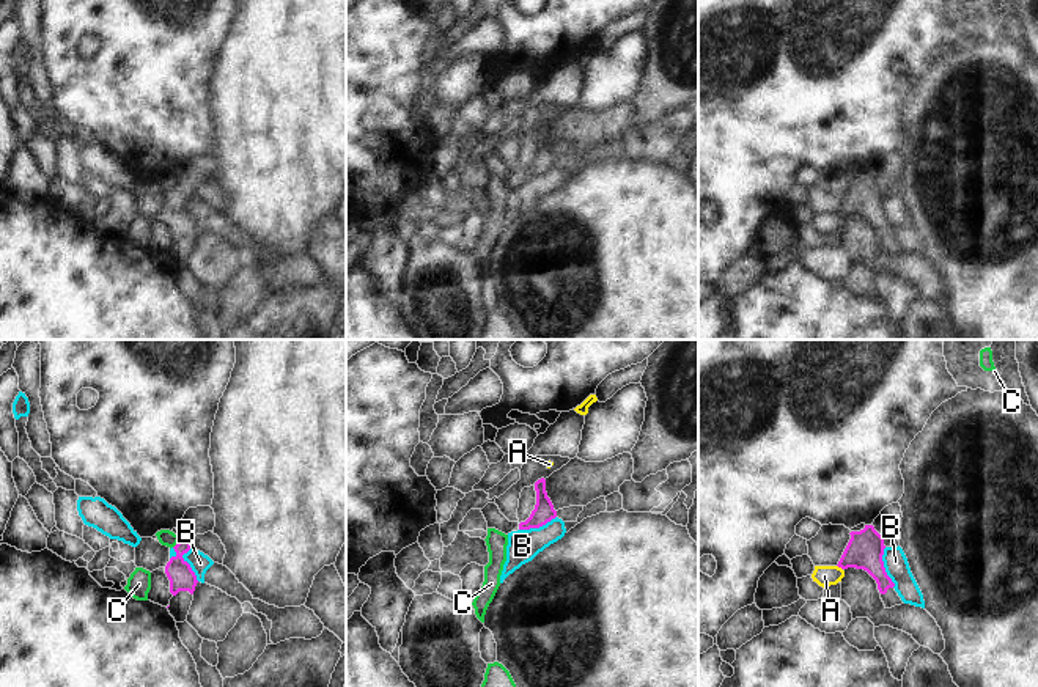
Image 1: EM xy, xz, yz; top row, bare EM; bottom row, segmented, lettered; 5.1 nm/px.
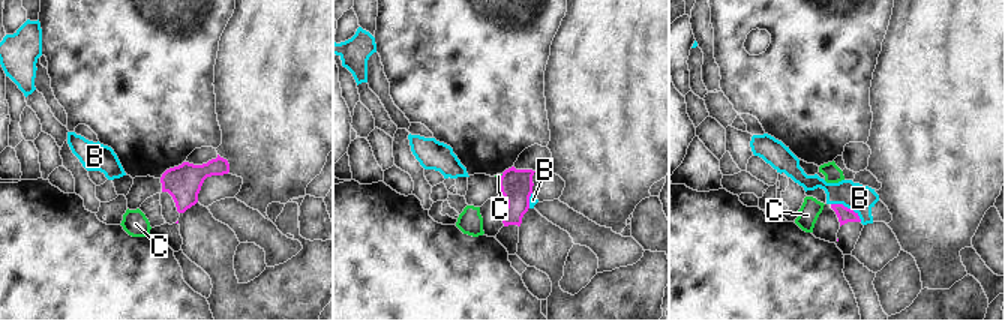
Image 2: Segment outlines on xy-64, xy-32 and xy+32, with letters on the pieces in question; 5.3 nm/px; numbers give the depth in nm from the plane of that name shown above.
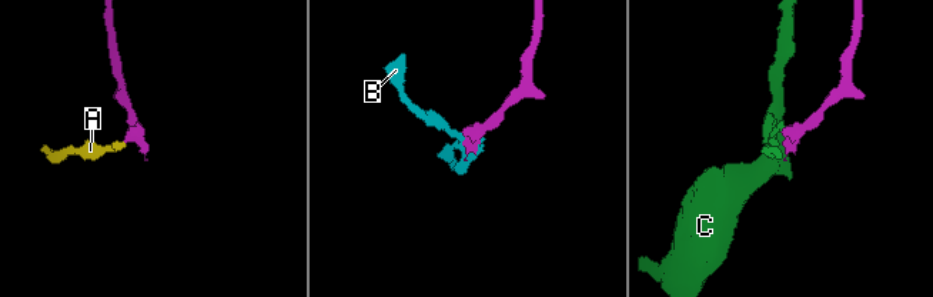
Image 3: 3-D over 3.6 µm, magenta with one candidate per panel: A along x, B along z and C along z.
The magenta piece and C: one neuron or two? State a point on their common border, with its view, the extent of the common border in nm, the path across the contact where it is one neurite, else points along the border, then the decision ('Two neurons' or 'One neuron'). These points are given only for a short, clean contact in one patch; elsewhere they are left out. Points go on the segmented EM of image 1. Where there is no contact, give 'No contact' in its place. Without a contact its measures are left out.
Touches magenta at xy (178, 543). Shared border 70 nm. Boundary: xy (180, 536), (173, 547). Two neurons

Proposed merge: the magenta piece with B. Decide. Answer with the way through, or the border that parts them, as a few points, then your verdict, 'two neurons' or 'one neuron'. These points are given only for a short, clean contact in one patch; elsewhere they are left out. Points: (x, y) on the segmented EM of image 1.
border yz (884, 547), (883, 566), (894, 587); two neurons

